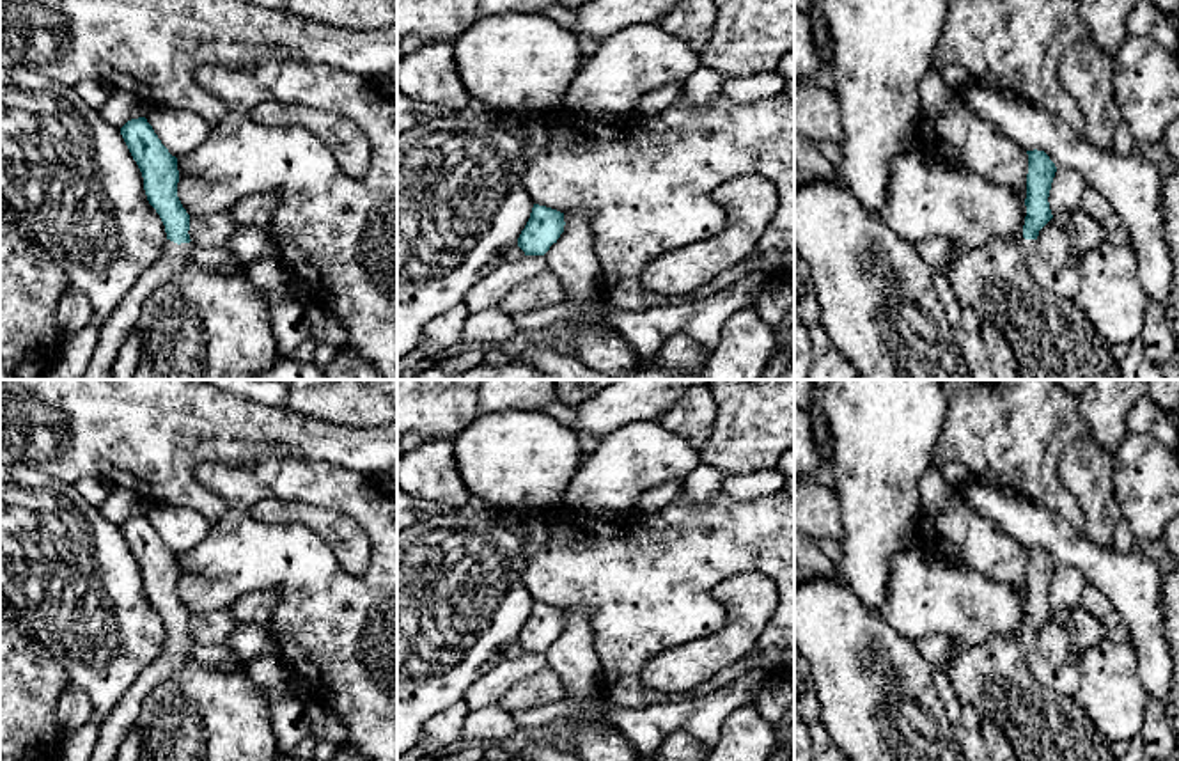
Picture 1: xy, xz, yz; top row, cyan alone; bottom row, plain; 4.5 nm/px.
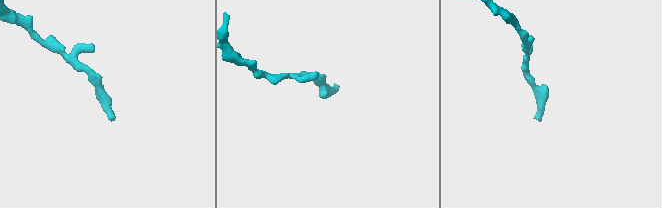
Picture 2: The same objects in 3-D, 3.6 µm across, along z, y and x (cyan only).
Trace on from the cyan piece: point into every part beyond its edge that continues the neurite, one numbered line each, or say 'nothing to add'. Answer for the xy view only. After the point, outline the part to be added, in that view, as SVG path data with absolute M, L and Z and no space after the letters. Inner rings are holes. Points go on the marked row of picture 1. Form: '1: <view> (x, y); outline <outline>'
1: xy (123, 320); outline M167 241L165 254L152 261L144 275L128 289L119 307L99 330L99 342L82 380L112 380L110 369L128 333L137 328L140 310L149 294L168 284L183 270L188 248L193 243Z

